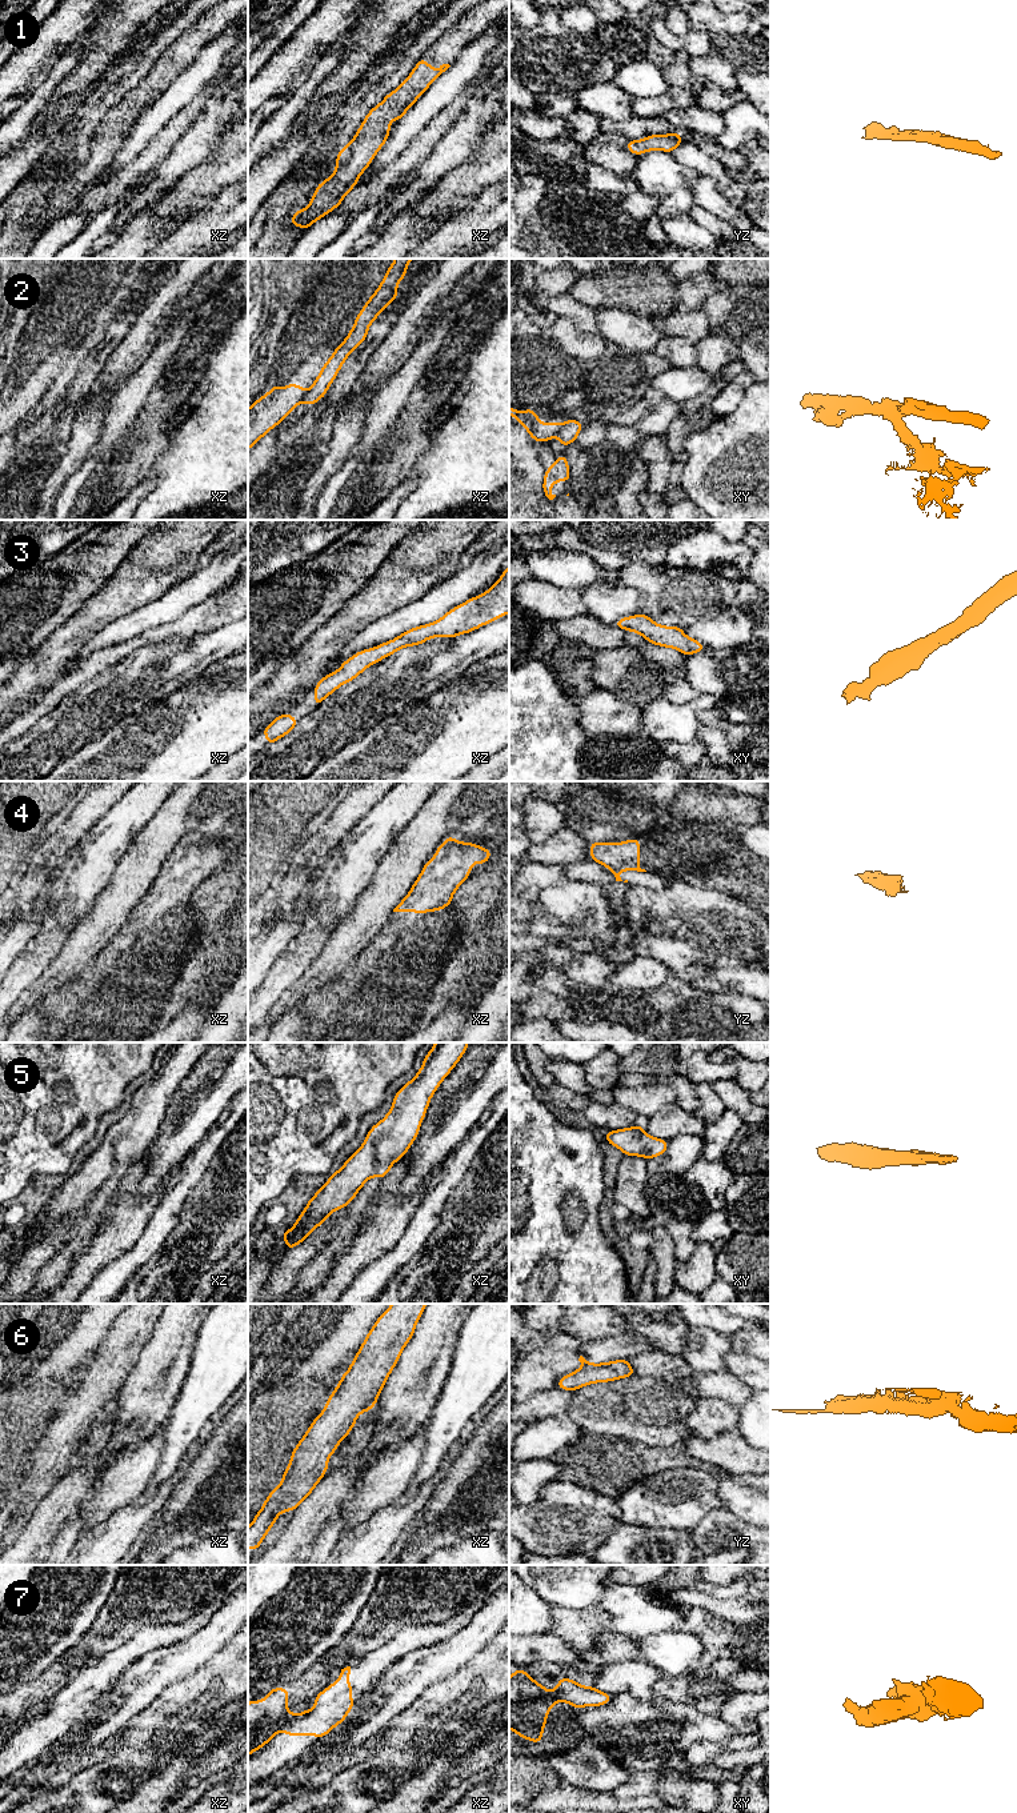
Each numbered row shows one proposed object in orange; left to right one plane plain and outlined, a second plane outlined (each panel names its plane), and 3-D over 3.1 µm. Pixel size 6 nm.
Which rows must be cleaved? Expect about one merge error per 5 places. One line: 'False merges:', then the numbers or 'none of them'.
False merges: 2, 7

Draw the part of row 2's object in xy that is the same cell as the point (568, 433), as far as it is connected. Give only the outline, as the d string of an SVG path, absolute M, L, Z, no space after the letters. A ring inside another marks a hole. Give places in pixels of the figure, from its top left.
M568 419L566 423L561 427L561 429L557 432L557 440L561 445L566 447L576 441L578 433L581 432L584 424L578 423L574 419Z

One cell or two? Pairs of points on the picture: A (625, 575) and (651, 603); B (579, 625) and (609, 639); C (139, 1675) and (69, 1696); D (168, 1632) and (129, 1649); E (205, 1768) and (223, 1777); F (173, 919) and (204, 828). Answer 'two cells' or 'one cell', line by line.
A: one cell
B: one cell
C: two cells
D: one cell
E: two cells
F: two cells

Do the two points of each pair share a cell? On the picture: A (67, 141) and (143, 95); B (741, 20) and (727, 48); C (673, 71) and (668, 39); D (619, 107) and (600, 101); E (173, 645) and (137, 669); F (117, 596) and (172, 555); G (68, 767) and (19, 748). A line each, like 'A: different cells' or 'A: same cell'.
A: different cells
B: different cells
C: different cells
D: same cell
E: same cell
F: same cell
G: different cells

